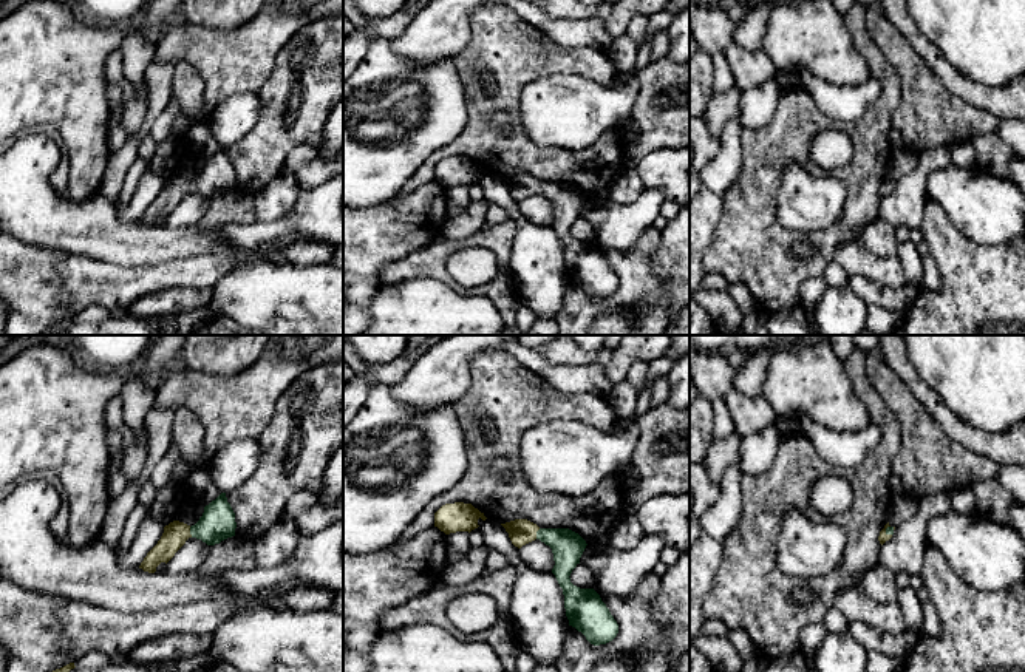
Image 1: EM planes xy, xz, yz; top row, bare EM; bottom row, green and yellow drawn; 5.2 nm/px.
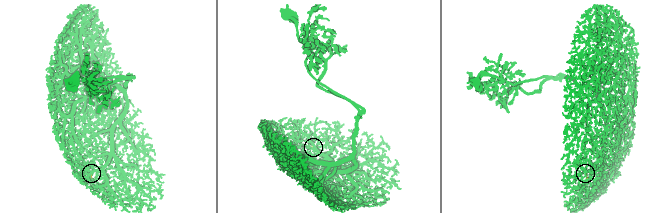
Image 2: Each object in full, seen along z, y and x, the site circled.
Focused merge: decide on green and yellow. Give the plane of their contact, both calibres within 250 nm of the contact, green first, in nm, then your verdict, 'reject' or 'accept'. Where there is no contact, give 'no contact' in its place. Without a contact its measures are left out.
contact in xy; calibres 180 and 130 nm; accept

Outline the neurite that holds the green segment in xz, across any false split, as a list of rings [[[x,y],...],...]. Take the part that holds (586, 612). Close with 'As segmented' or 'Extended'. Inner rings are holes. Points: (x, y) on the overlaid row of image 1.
[[[527,519],[501,524],[518,548],[540,539],[552,548],[555,575],[564,595],[569,626],[581,632],[594,644],[606,644],[618,633],[618,624],[594,589],[580,589],[570,582],[572,570],[580,564],[586,541],[569,528],[540,528]]]. Extended

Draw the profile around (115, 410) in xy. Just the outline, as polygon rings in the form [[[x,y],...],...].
[[[121,392],[108,402],[105,408],[105,420],[108,429],[114,429],[122,436],[121,451],[124,456],[127,448],[131,445],[135,434],[124,422],[124,403]]]

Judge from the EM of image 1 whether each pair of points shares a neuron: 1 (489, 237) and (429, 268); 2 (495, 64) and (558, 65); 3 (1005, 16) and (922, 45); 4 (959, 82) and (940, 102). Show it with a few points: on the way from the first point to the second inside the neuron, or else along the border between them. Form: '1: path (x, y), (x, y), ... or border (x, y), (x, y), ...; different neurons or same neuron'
1: path (473, 241), (450, 246), (444, 252); same neuron
2: path (510, 64), (543, 64); same neuron
3: border (909, 16), (916, 27), (956, 70); different neurons
4: border (928, 64), (953, 93), (982, 110); different neurons

